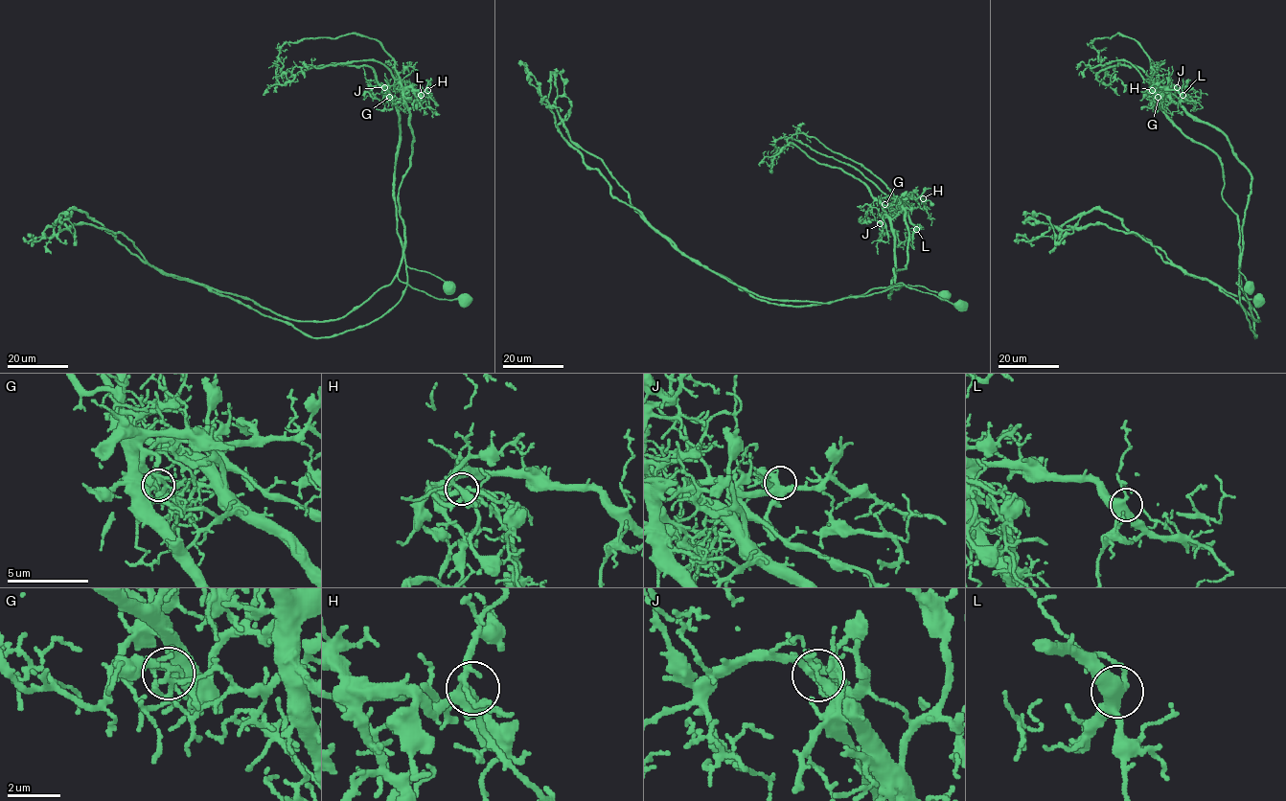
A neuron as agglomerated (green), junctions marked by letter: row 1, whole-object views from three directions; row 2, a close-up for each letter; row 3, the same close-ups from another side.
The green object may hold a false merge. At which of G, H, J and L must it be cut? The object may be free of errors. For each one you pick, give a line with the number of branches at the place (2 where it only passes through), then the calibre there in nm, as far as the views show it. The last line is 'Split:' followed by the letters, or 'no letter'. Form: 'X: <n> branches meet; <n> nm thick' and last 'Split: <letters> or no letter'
G: 5 branches meet; 150 nm thick
Split: G

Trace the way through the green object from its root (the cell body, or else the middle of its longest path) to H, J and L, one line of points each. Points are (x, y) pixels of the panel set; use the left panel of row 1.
H: (447, 286), (428, 272), (410, 268), (403, 254), (399, 190), (413, 143), (404, 91), (427, 90)
J: (447, 286), (448, 284), (438, 277), (410, 268), (405, 263), (397, 231), (394, 197), (399, 108), (384, 87)
L: (447, 286), (410, 268), (403, 254), (399, 190), (409, 165), (413, 129), (401, 91), (421, 95)

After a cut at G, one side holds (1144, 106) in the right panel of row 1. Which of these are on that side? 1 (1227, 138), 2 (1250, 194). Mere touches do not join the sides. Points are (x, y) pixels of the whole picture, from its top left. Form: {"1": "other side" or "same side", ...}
{"1": "other side", "2": "other side"}

